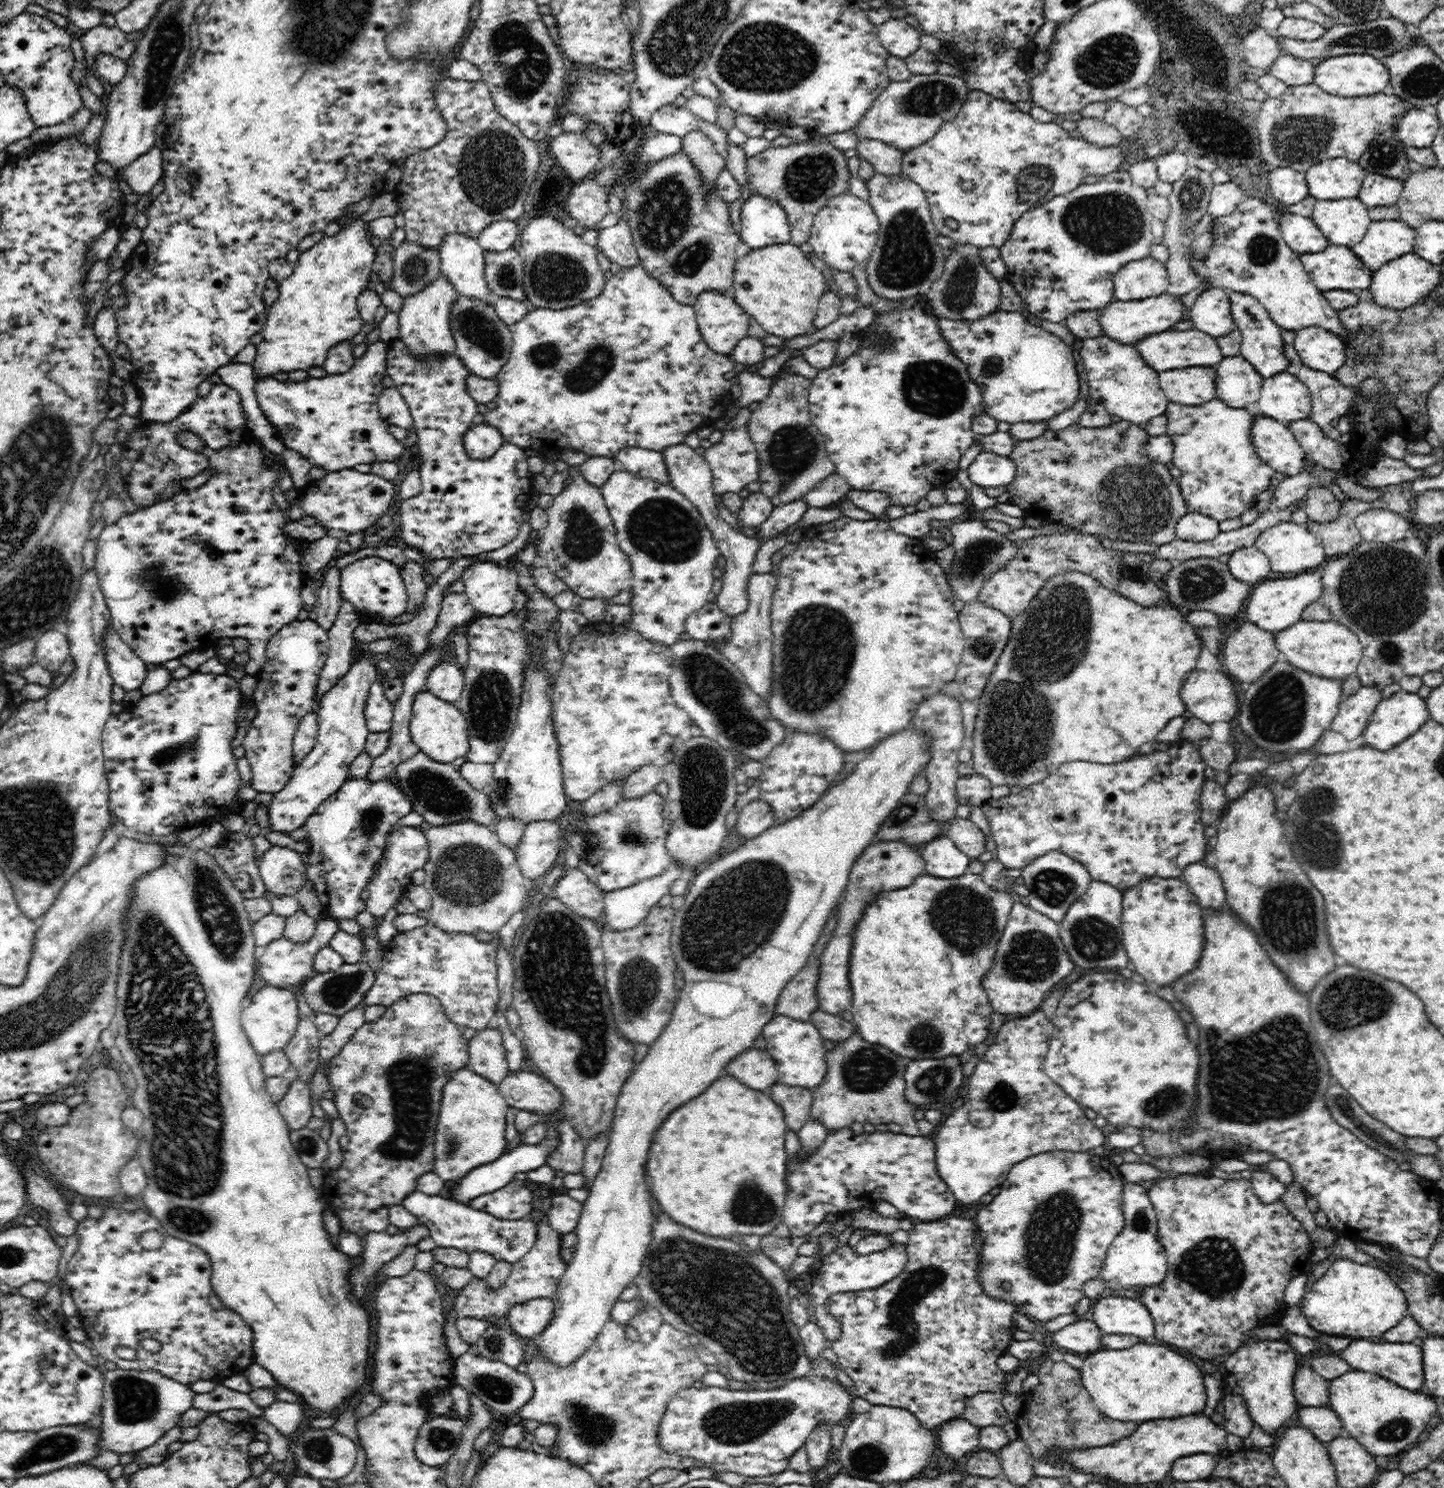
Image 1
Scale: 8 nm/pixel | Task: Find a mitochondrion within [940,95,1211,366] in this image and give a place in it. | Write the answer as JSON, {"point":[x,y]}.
{"point":[1107,222]}

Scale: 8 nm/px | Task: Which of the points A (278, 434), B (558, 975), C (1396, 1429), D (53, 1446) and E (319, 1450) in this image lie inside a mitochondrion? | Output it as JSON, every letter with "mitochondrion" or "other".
{"A":"other","B":"mitochondrion","C":"mitochondrion","D":"mitochondrion","E":"mitochondrion"}

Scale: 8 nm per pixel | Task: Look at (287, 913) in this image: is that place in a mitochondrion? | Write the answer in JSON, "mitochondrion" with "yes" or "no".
{"mitochondrion":"no"}

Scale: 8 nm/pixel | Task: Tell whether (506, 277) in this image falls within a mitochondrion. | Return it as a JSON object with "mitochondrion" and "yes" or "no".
{"mitochondrion":"yes"}

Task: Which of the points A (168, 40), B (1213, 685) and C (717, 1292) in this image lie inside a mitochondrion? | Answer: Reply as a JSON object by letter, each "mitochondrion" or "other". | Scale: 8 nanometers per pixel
{"A":"mitochondrion","B":"other","C":"mitochondrion"}

